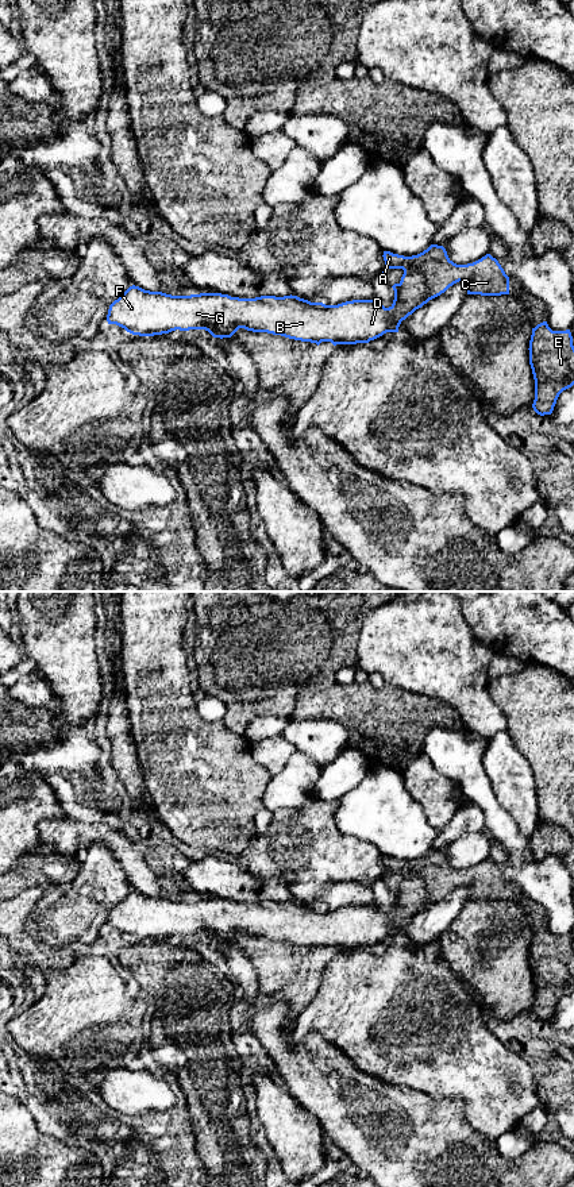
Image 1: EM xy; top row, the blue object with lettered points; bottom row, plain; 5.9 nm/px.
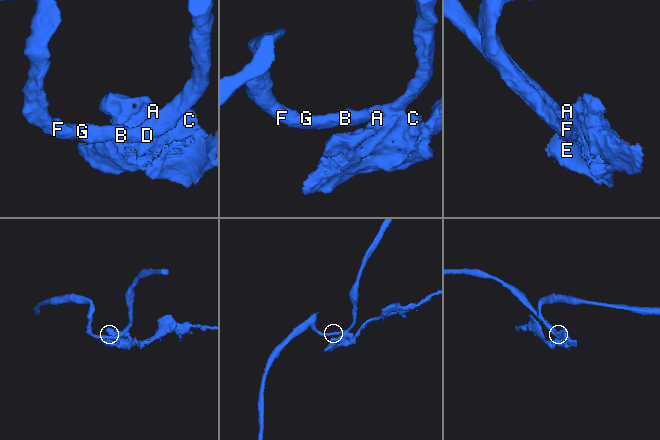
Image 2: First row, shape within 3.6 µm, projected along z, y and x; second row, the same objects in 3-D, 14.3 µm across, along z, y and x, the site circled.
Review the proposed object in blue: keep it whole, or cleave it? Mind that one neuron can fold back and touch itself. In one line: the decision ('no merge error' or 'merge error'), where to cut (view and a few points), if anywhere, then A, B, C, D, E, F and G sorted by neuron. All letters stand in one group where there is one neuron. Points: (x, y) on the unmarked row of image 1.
merge error; cut in xy along (407, 874), (418, 874), (422, 878), (426, 900), (430, 904); A C E / B D F G

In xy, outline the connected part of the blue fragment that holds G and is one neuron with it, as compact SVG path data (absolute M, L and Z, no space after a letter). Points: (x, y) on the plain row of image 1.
M415 874L402 879L389 913L375 902L325 910L292 899L255 903L221 898L172 901L132 890L109 910L107 926L139 941L205 934L223 944L244 933L336 951L369 948L386 937L398 937L401 926L428 906L424 880Z

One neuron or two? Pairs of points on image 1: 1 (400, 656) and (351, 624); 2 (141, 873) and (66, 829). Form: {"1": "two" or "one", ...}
{"1": "two", "2": "one"}

